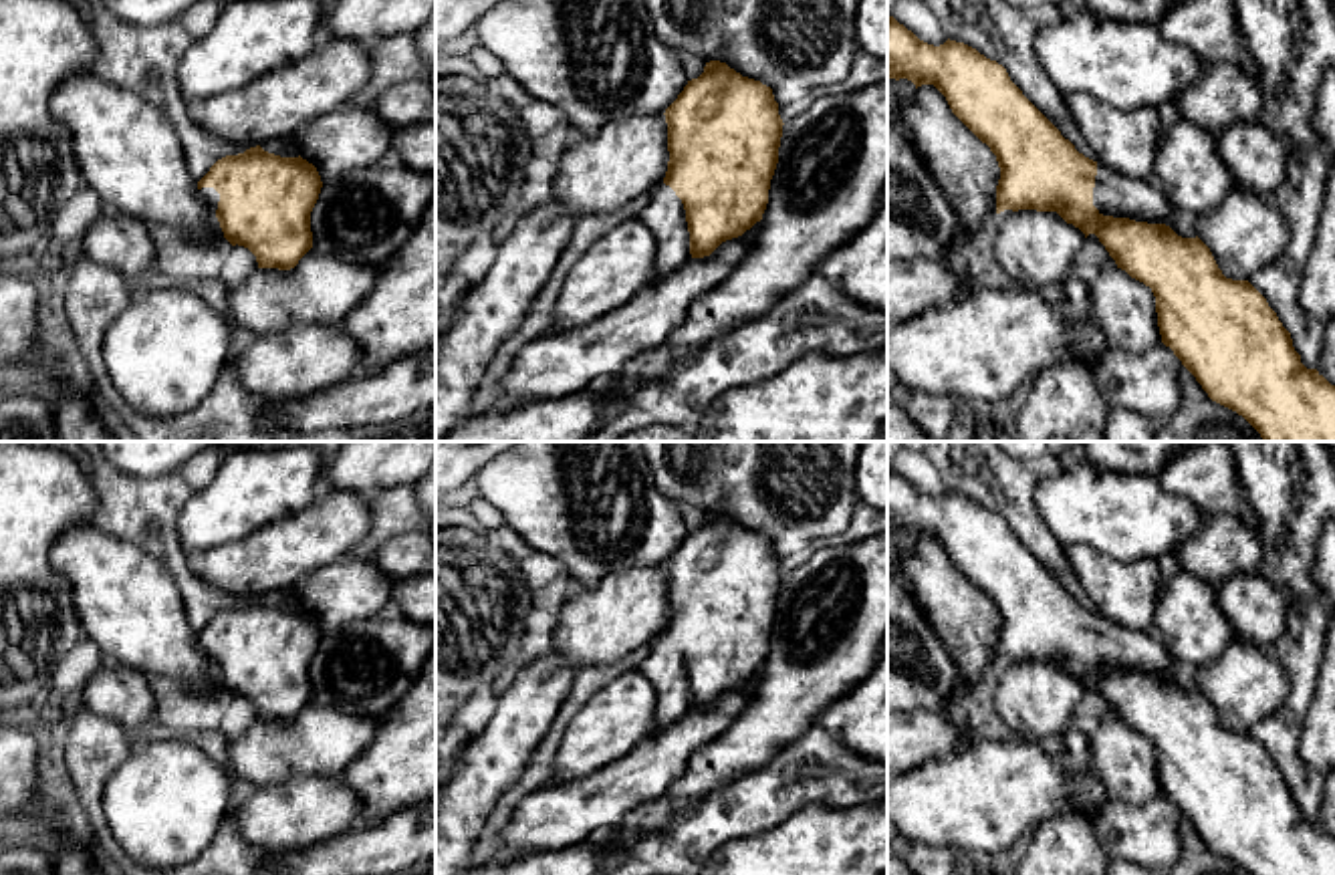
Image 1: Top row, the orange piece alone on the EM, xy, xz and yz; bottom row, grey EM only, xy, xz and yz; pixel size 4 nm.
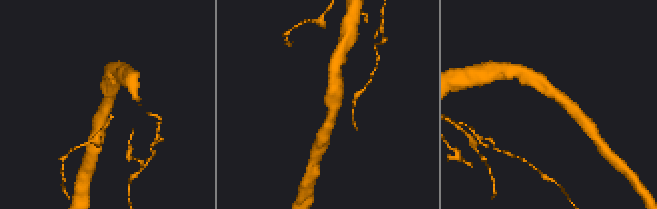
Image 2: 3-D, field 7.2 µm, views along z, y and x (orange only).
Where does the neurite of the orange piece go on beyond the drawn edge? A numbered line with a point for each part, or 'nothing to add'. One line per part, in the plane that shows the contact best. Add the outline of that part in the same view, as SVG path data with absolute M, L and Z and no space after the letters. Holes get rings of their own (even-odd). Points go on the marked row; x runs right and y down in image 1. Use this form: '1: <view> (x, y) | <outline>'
1: yz (1114, 194) | M1097 161L1093 206L1103 216L1166 224L1182 238L1196 238L1192 222L1174 216L1164 192L1145 179L1125 177Z

